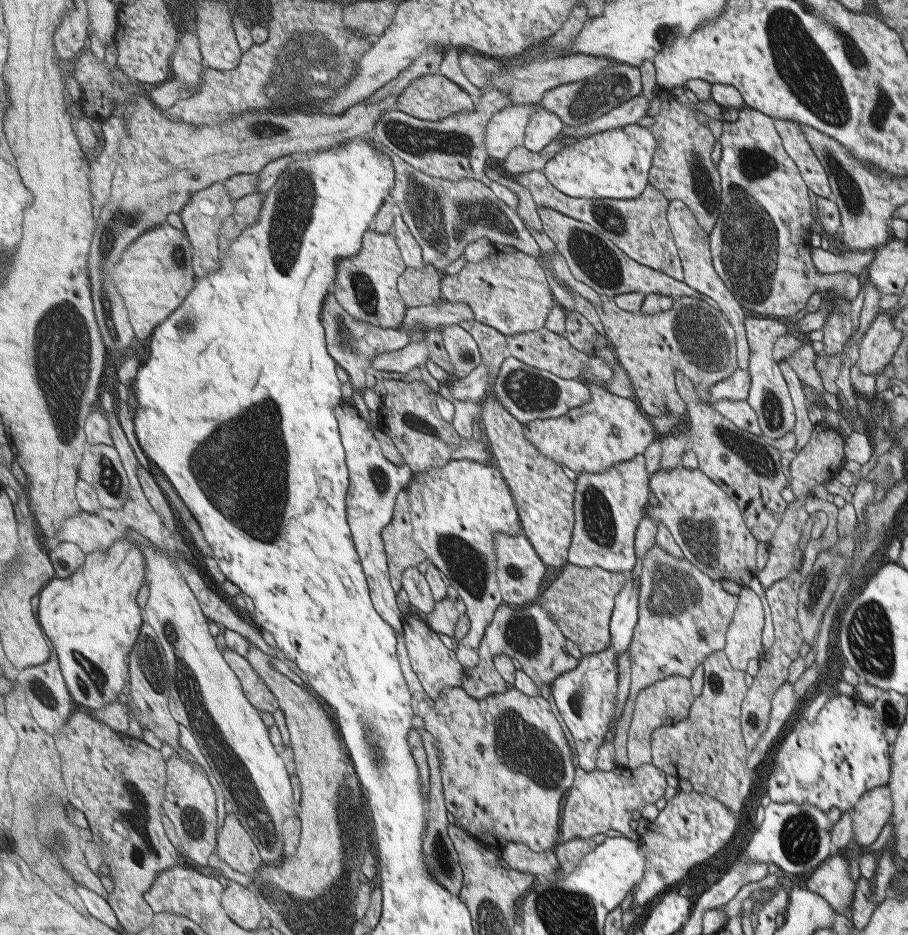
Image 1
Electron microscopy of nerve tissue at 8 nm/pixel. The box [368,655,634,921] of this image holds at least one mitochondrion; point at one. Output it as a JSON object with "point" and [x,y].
{"point":[519,748]}

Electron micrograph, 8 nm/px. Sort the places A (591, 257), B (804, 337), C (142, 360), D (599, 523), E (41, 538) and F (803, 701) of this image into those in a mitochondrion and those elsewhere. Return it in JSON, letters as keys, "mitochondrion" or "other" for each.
{"A":"mitochondrion","B":"other","C":"other","D":"mitochondrion","E":"other","F":"other"}

